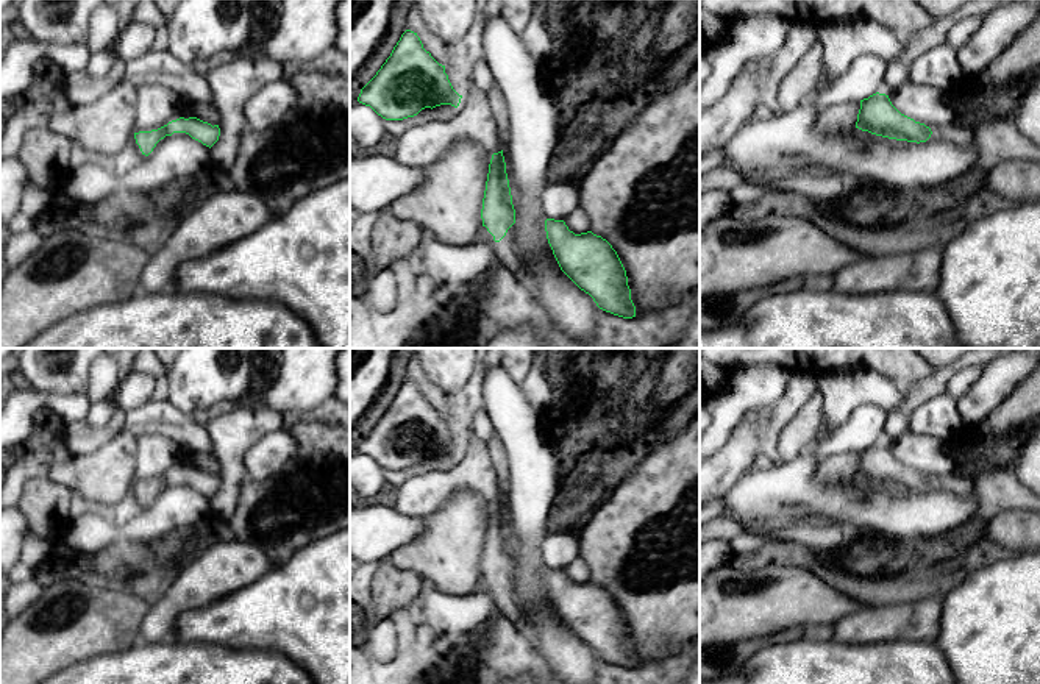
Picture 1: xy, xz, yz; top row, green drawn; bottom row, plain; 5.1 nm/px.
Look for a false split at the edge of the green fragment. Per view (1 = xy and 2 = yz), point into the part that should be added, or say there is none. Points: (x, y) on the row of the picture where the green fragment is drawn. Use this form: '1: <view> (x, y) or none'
1: none
2: none

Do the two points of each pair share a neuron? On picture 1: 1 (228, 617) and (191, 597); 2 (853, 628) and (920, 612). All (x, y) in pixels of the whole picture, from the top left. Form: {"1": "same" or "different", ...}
{"1": "different", "2": "same"}

